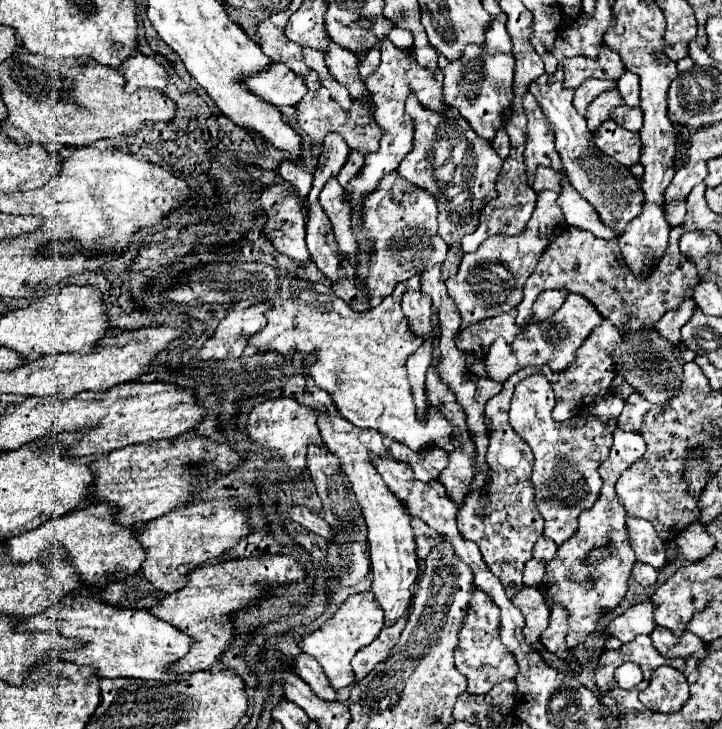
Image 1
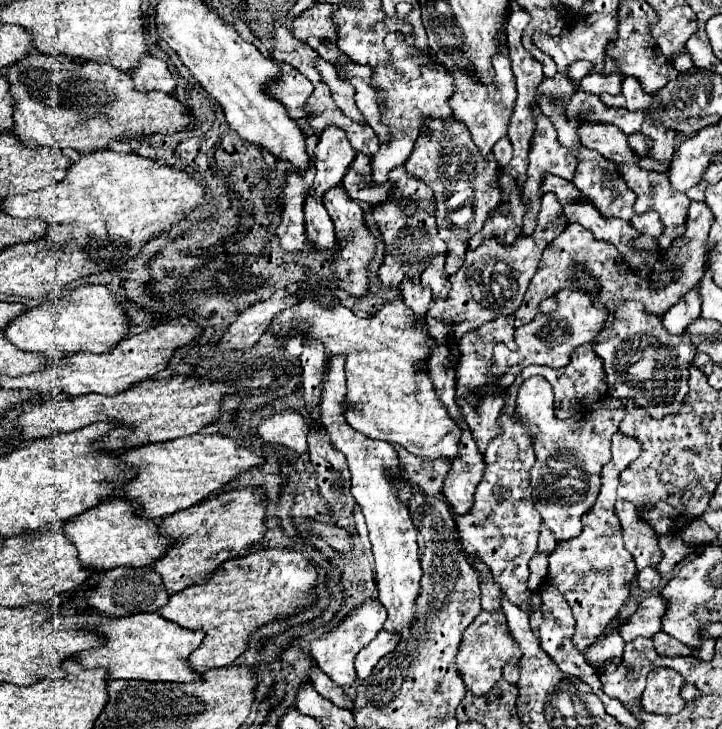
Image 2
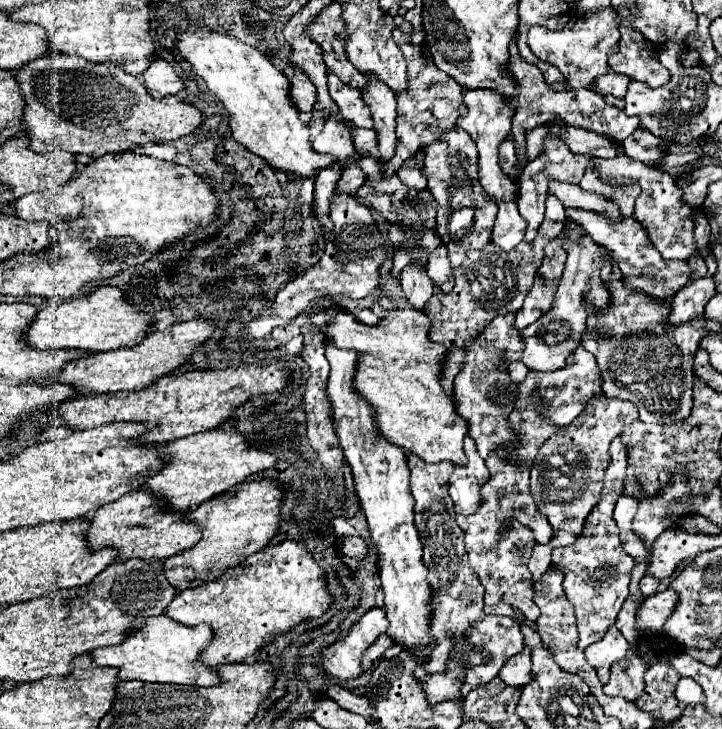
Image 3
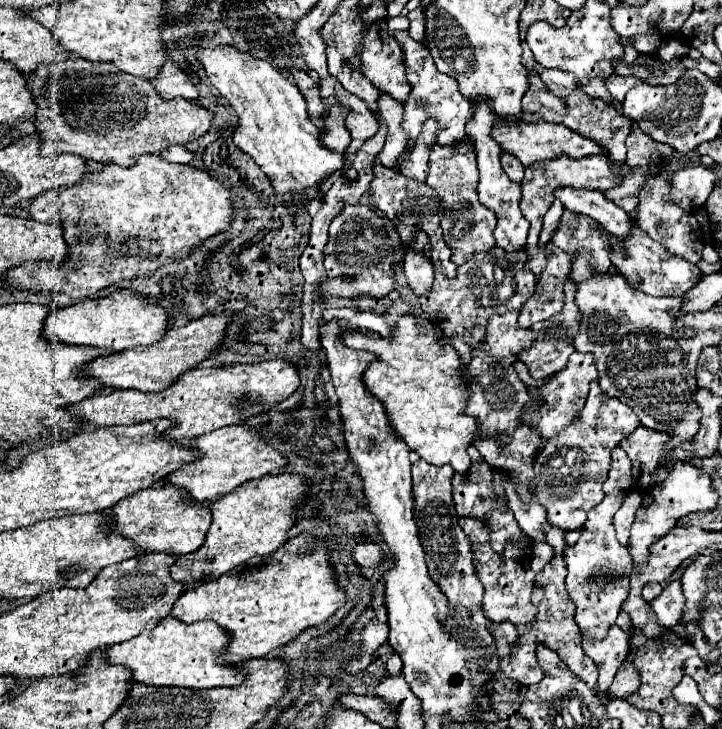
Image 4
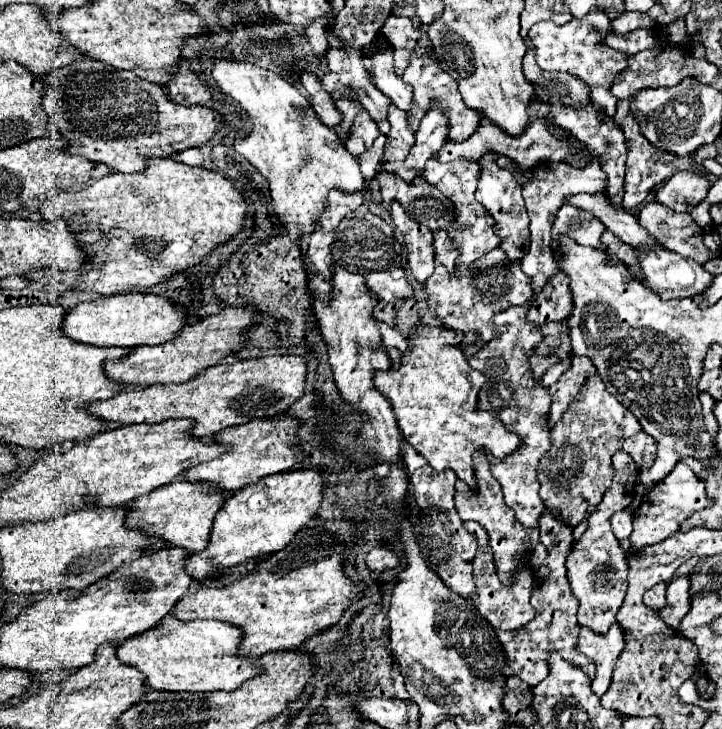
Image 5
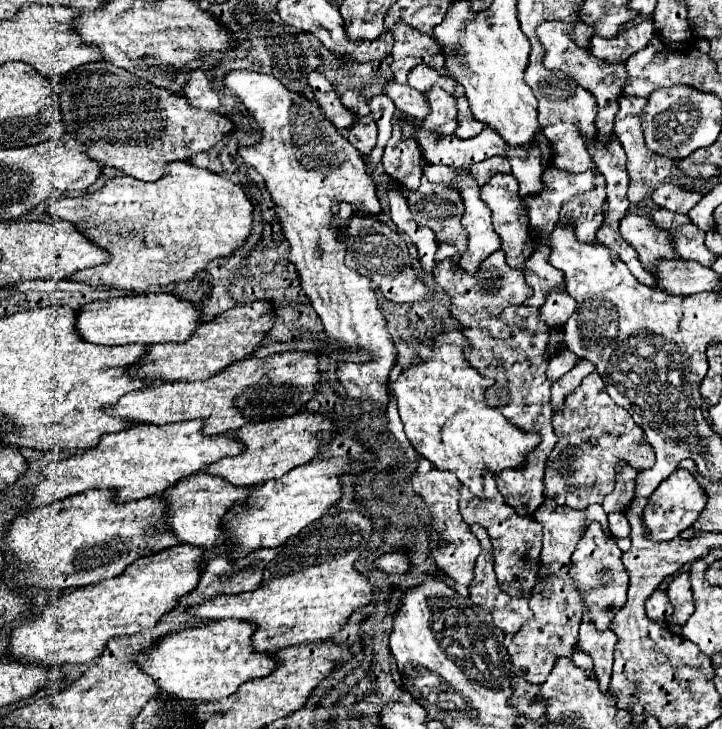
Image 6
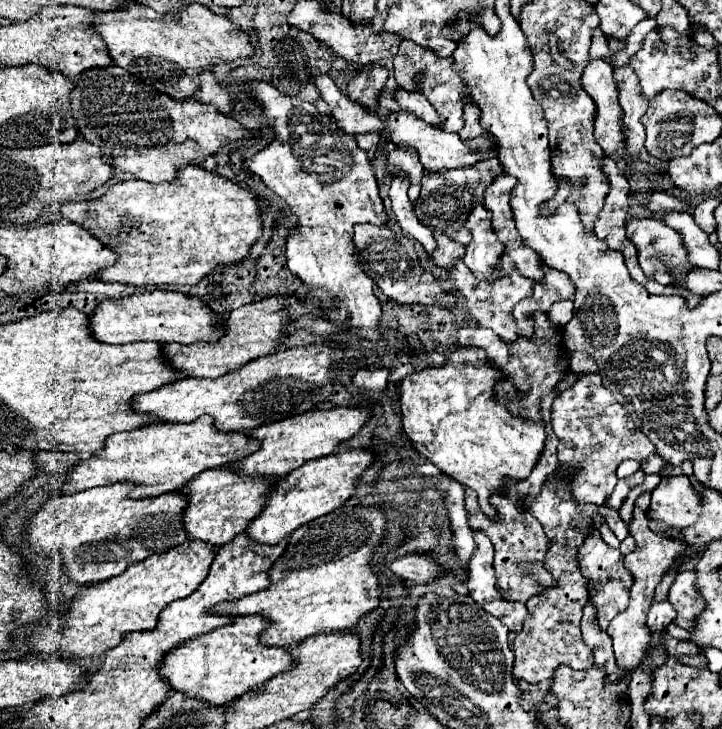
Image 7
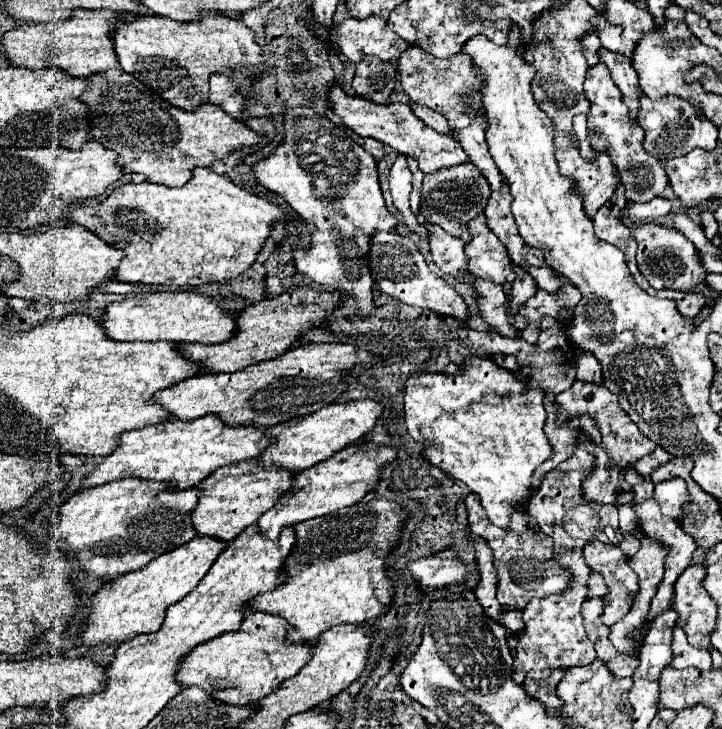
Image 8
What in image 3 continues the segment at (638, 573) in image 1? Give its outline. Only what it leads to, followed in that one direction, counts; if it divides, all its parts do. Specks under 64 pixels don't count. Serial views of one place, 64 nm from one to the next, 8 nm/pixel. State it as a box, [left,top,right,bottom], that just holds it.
[640,574,660,598]

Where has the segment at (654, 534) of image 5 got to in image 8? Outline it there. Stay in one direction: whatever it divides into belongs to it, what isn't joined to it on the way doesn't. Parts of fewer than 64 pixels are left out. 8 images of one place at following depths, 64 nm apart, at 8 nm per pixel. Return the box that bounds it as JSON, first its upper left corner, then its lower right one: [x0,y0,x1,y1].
[654,478,688,520]

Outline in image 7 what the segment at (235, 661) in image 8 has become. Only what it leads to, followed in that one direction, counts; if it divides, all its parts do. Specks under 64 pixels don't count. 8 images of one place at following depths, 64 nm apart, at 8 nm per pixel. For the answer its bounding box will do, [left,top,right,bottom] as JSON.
[158,616,292,706]

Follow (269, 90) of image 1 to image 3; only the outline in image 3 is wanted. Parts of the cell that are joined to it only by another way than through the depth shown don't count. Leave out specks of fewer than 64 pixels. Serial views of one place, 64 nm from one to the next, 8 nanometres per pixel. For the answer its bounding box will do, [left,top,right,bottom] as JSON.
[290,72,316,112]

